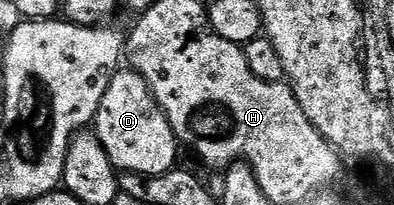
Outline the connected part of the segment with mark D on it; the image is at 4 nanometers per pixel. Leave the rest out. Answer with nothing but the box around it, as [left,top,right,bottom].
[94,71,177,177]

